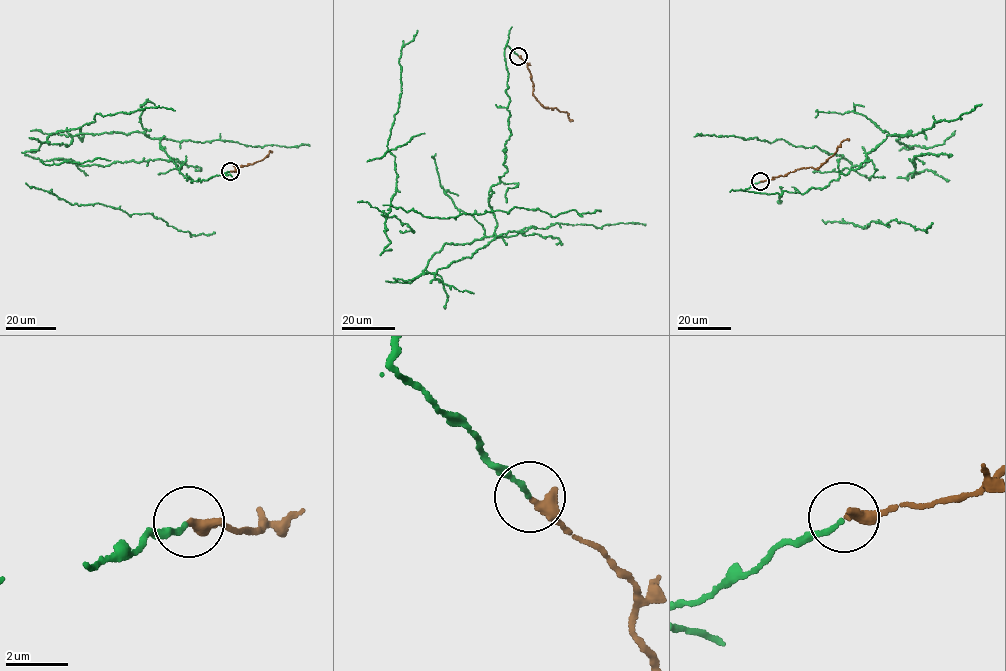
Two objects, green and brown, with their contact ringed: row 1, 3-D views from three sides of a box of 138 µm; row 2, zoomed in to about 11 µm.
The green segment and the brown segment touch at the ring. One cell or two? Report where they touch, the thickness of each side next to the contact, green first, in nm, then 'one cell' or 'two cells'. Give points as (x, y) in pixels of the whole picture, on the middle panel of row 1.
place (518, 56); calibres 140 and 360 nm; one cell

